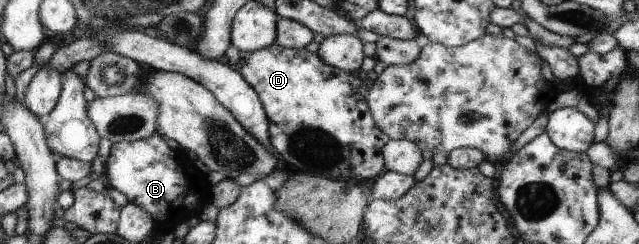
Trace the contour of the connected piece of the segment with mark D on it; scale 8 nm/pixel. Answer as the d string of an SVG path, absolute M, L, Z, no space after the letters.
M276 42L267 48L247 53L243 56L245 59L245 65L242 66L241 64L241 70L238 71L259 95L266 115L268 116L270 143L274 148L275 154L279 154L287 164L304 173L313 173L314 175L329 177L330 179L346 181L369 181L369 178L375 178L375 176L379 176L379 174L383 172L384 152L382 150L390 138L379 128L374 116L372 115L372 110L369 108L366 100L368 87L363 84L363 75L348 73L344 70L338 69L337 67L329 66L321 60L321 57L317 52L312 53L311 51L306 50L306 48L290 49L289 47L282 47L281 45L278 45Z

